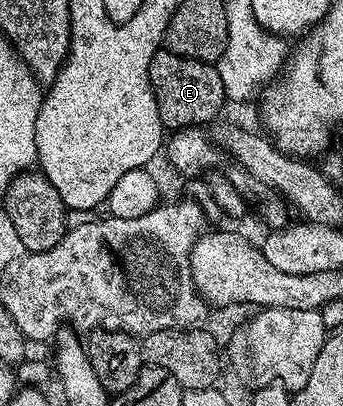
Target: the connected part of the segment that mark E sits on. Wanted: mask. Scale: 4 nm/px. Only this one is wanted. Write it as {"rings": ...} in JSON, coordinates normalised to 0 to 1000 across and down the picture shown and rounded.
{"rings":[[[481,116],[464,118],[443,135],[443,155],[431,165],[437,222],[455,244],[455,264],[466,273],[472,315],[484,323],[601,313],[601,305],[662,256],[653,204],[641,204],[633,167],[609,150],[548,145],[536,135],[513,135]]]}

